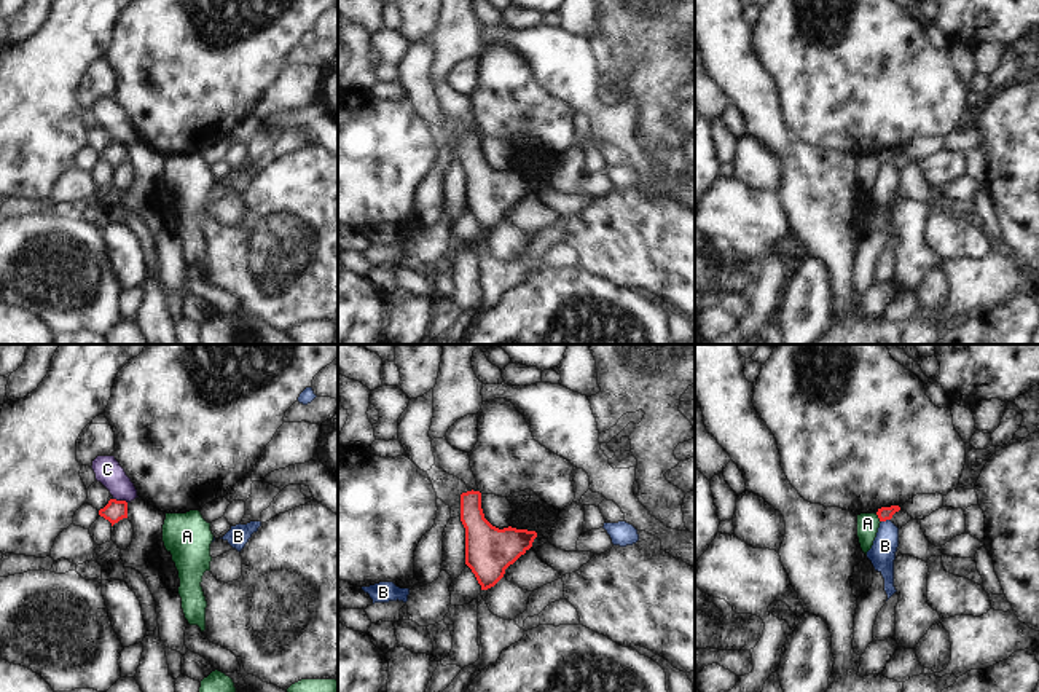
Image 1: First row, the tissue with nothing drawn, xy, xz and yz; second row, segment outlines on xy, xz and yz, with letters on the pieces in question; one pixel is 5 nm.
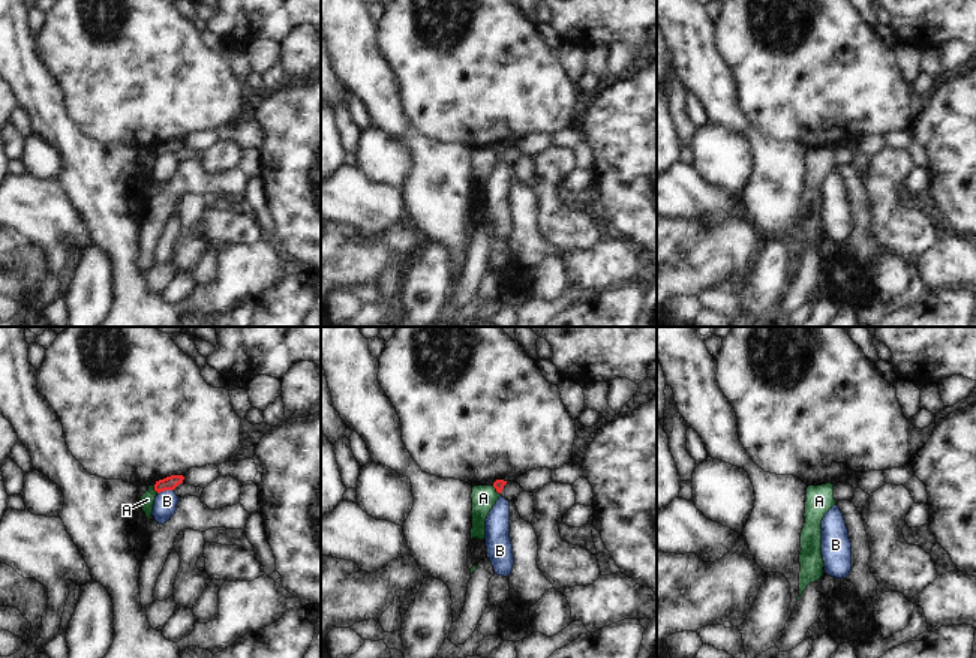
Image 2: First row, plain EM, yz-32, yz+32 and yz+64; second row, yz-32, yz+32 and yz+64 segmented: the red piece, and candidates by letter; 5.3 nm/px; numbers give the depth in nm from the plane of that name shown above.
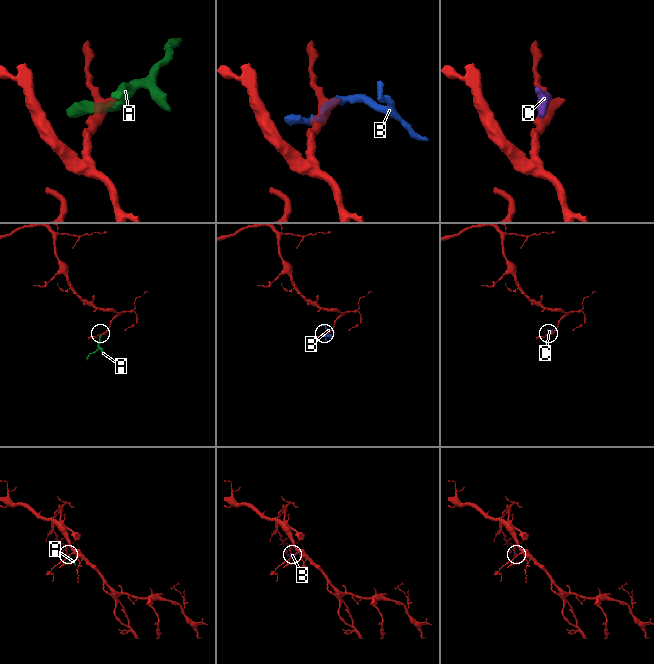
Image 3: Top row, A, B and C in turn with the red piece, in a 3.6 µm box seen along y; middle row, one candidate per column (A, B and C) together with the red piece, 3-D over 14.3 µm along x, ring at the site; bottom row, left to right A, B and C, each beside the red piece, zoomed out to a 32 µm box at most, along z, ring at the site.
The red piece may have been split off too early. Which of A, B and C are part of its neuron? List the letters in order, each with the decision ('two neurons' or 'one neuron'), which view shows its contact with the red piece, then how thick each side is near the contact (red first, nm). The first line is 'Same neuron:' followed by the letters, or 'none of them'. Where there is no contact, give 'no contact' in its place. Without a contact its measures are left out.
Same neuron: none of them
A: two neurons; meets red in yz; 70 nm thick on the red side, 110 nm on the other
B: two neurons; meets red in yz; 70 nm thick on the red side, 130 nm on the other
C: two neurons; meets red in xy; 110 nm thick on the red side, 140 nm on the other

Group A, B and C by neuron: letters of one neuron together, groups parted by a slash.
A / B / C

